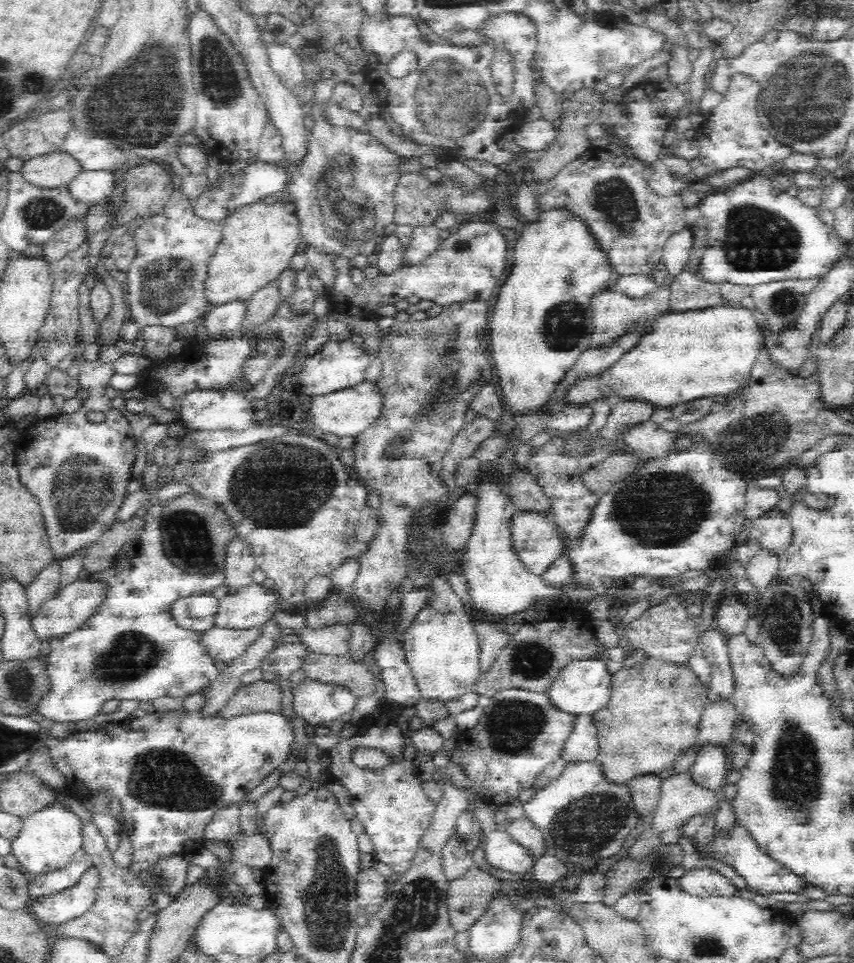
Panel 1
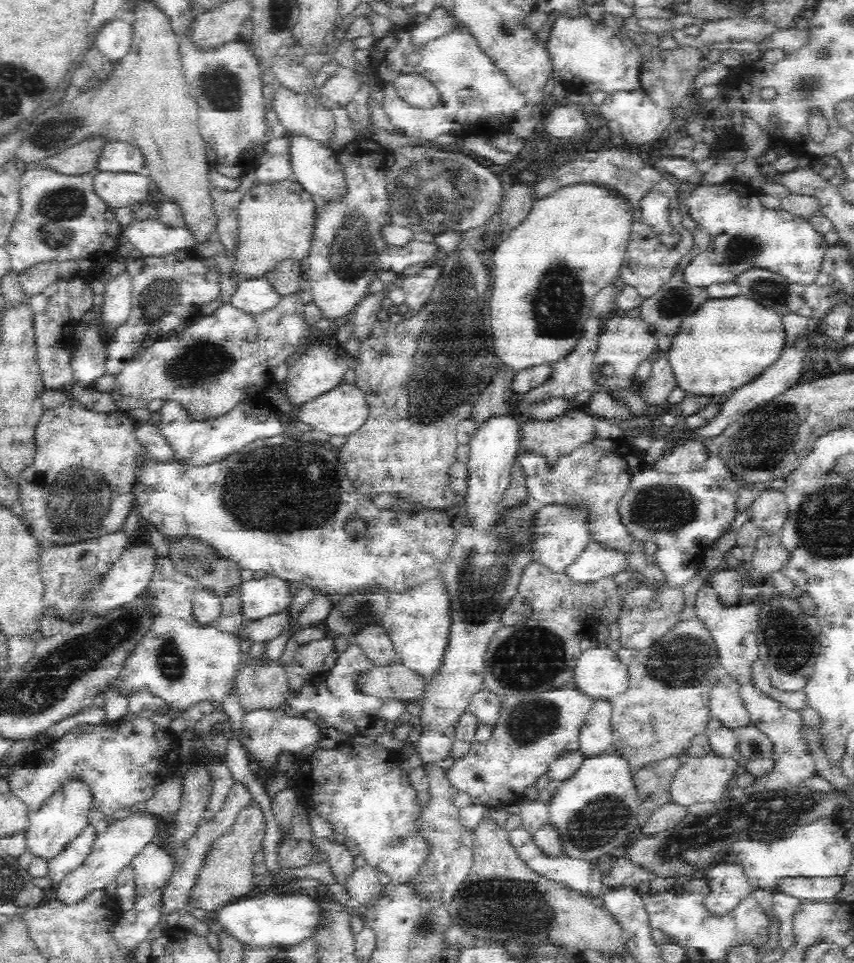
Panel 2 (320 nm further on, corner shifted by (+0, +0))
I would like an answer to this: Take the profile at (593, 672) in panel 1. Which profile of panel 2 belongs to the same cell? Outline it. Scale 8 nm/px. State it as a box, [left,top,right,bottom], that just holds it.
[573,646,628,700]

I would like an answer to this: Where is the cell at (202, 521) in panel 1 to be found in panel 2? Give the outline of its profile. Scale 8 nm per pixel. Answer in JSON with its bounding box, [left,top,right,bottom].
[168,535,243,597]

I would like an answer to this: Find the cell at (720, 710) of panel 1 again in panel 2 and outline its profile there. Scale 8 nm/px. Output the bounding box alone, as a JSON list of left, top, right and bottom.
[709,674,750,731]

